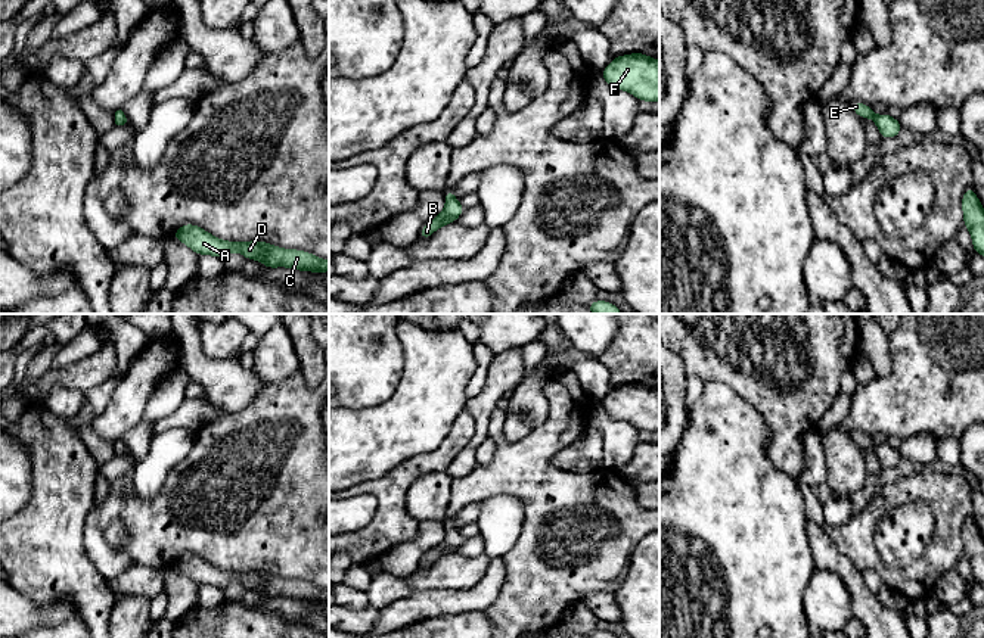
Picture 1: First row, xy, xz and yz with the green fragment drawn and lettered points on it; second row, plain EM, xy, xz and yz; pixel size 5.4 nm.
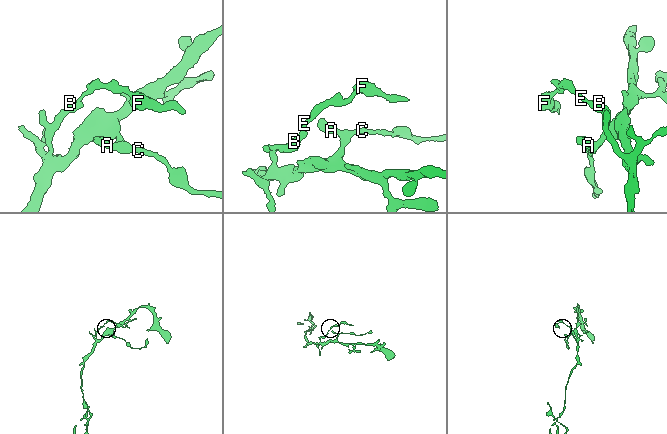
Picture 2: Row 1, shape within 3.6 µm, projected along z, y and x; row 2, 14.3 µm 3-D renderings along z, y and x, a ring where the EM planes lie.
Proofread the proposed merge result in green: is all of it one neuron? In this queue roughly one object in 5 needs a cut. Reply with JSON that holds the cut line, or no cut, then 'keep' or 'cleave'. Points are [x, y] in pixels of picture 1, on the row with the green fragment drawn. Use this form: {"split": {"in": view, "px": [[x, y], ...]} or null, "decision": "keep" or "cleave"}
{"split": null, "decision": "keep"}

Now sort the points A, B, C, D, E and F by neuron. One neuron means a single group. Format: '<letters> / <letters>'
A B C D E F

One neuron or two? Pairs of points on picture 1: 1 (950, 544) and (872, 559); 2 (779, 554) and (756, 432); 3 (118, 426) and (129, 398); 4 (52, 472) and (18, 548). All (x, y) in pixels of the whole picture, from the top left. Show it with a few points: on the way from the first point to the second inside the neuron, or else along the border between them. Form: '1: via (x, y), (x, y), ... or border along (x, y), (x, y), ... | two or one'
1: via (931, 563), (918, 576), (891, 576) | one
2: via (756, 523), (756, 463) | one
3: via (118, 419), (127, 405) | one
4: via (52, 491), (52, 514), (37, 529) | one

